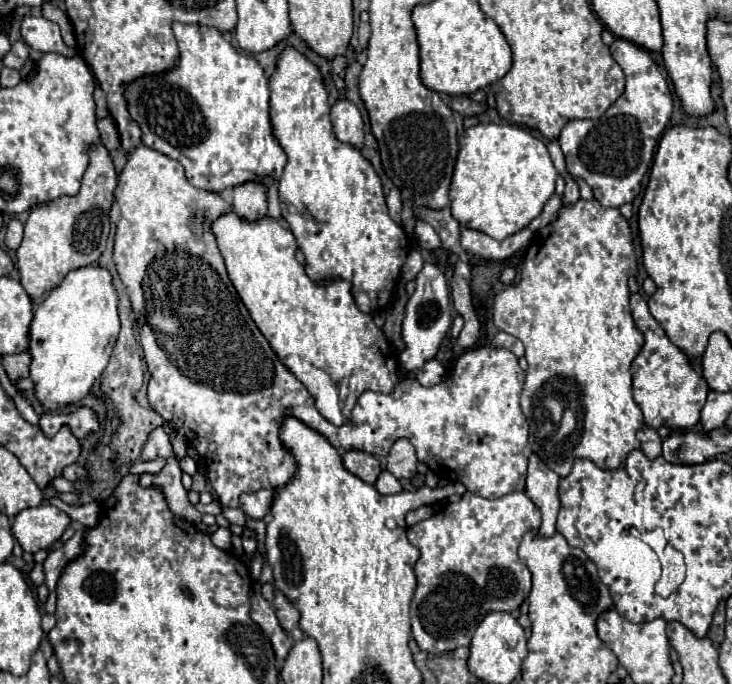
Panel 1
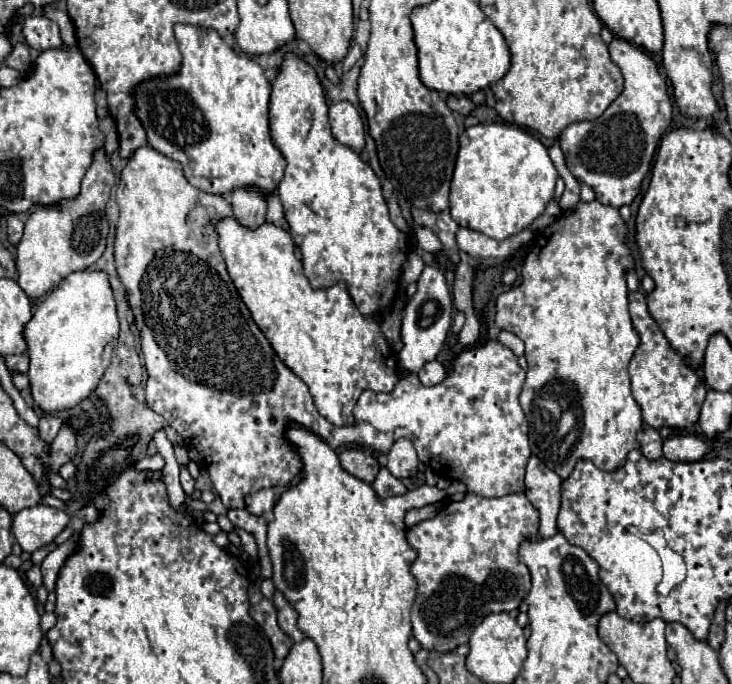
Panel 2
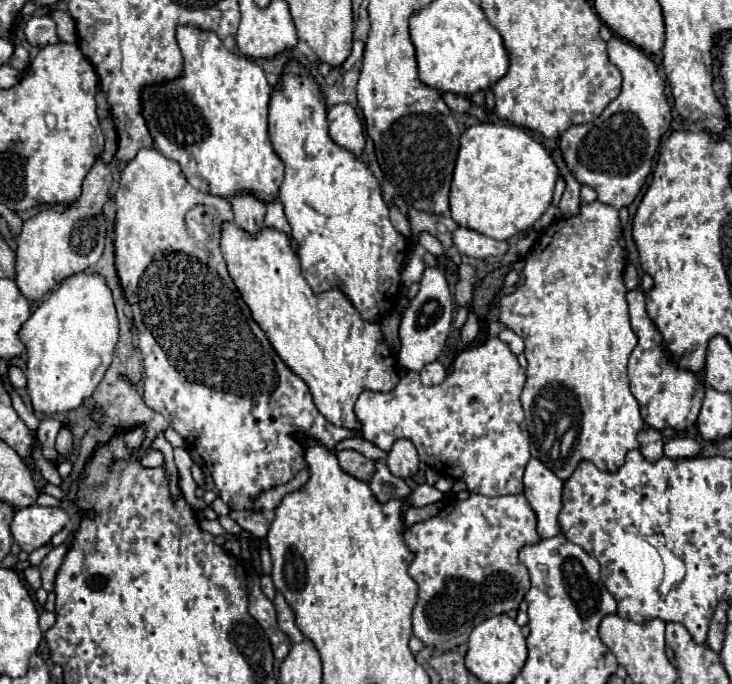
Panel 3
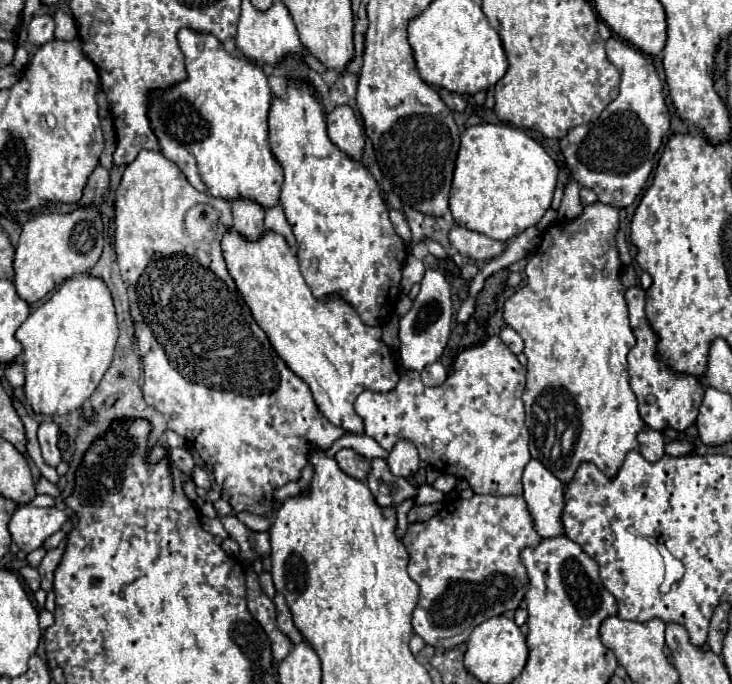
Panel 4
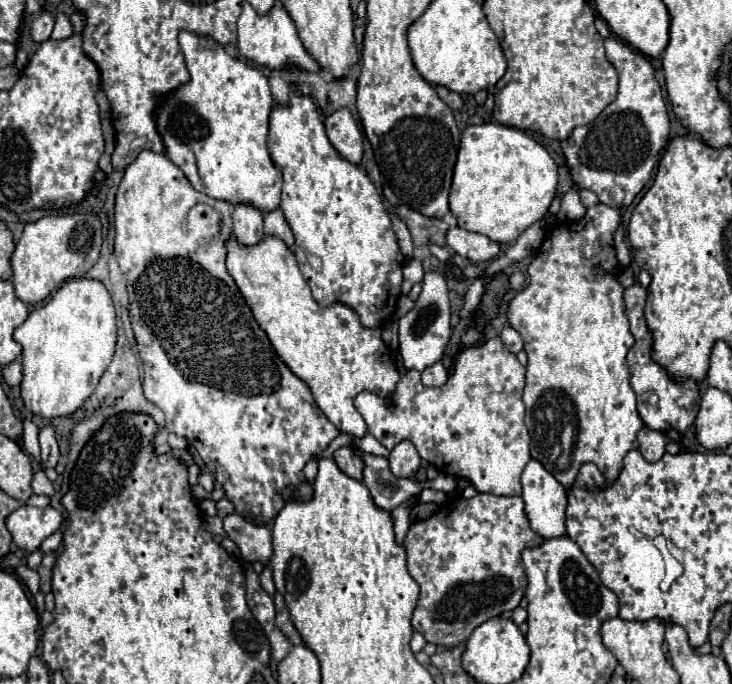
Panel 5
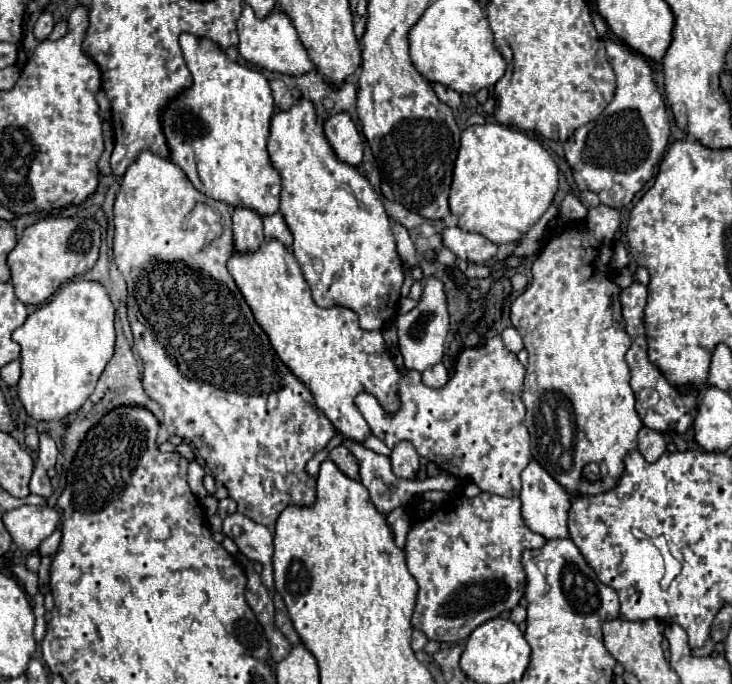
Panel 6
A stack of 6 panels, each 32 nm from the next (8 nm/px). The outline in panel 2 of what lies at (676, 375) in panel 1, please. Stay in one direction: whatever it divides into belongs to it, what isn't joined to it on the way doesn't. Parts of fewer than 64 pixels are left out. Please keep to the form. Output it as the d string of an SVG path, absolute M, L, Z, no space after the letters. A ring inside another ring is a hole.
M630 292L628 300L630 300L632 326L640 334L640 346L636 348L628 364L628 374L632 382L632 396L642 410L642 418L648 426L656 430L664 426L670 426L676 430L692 428L700 416L700 408L706 396L706 384L698 378L698 374L690 366L684 364L684 358L670 348L662 330L648 314L644 294Z

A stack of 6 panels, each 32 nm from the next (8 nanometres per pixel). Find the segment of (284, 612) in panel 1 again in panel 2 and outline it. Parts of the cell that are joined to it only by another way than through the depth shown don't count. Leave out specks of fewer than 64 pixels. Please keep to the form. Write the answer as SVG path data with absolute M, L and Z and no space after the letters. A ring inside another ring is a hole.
M276 590L276 594L274 594L274 606L276 606L276 610L278 610L278 624L280 624L280 628L294 640L294 642L302 642L304 640L304 634L298 630L298 626L296 626L296 618L298 618L298 614L296 614L296 610L288 604L288 600L282 596L282 592L278 592Z

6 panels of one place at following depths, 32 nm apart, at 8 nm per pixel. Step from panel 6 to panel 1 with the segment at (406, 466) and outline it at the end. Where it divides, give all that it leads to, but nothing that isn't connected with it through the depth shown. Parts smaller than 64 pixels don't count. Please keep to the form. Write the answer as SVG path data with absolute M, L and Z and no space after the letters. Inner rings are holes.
M400 438L394 442L394 446L390 448L388 454L388 462L386 462L386 470L392 472L398 480L402 478L412 478L416 474L416 450L410 444L408 438Z

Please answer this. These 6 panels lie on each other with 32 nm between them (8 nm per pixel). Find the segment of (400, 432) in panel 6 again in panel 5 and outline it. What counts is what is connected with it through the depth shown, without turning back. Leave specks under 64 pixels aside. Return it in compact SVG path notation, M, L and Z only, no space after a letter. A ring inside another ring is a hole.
M494 336L482 346L472 346L460 352L454 364L454 376L440 388L428 388L420 382L420 372L408 370L398 382L392 400L384 400L372 392L358 394L358 412L368 424L368 434L380 440L388 450L398 442L410 440L418 454L434 464L440 472L466 478L478 492L490 492L496 496L520 496L520 474L530 460L530 436L524 426L524 374L526 368L518 362L516 354L504 348L504 342Z

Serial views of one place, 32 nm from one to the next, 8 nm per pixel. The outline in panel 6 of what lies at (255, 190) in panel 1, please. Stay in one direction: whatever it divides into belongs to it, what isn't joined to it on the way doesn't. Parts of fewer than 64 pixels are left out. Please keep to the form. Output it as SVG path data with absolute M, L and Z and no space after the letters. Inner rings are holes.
M236 208L234 216L232 216L232 224L234 224L234 248L236 248L236 252L250 254L262 246L262 242L264 242L262 218L254 210Z

